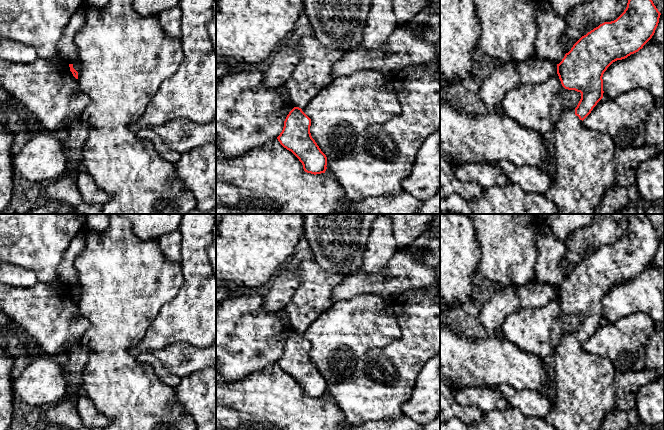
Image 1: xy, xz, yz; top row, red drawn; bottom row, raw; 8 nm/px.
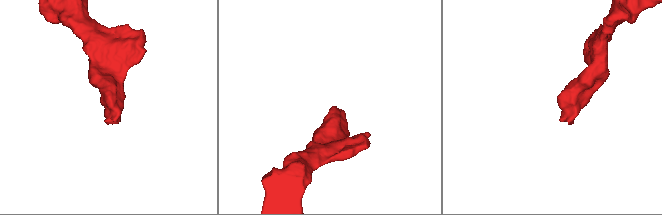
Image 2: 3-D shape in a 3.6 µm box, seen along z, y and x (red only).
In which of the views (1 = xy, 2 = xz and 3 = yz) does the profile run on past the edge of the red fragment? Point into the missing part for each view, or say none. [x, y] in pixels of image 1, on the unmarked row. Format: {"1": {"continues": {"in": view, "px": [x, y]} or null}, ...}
{"1": {"continues": null}, "2": {"continues": null}, "3": {"continues": {"in": "yz", "px": [585, 394]}}}

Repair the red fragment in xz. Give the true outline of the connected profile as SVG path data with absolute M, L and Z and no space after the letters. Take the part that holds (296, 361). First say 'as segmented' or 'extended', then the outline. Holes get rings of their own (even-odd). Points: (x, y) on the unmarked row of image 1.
as segmented; M294 331L284 345L284 351L277 361L280 368L291 375L302 387L303 393L307 397L321 398L327 393L327 381L321 375L310 357L311 343L299 331Z

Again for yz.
extended; M627 214L629 224L624 236L614 245L604 246L582 260L557 288L562 310L581 317L575 333L564 335L553 354L555 358L556 399L549 422L556 430L599 430L604 418L615 406L616 370L607 358L584 350L583 344L603 322L603 298L615 285L638 276L652 262L661 237L647 214Z

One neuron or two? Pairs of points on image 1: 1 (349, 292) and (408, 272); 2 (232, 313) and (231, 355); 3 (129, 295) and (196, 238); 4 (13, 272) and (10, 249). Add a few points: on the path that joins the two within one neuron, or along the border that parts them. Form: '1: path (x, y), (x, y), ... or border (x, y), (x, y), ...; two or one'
1: path (364, 284), (393, 283); one
2: path (232, 323), (232, 345); one
3: border (180, 265), (183, 284), (179, 289); two
4: border (10, 263), (30, 269), (34, 273); two

